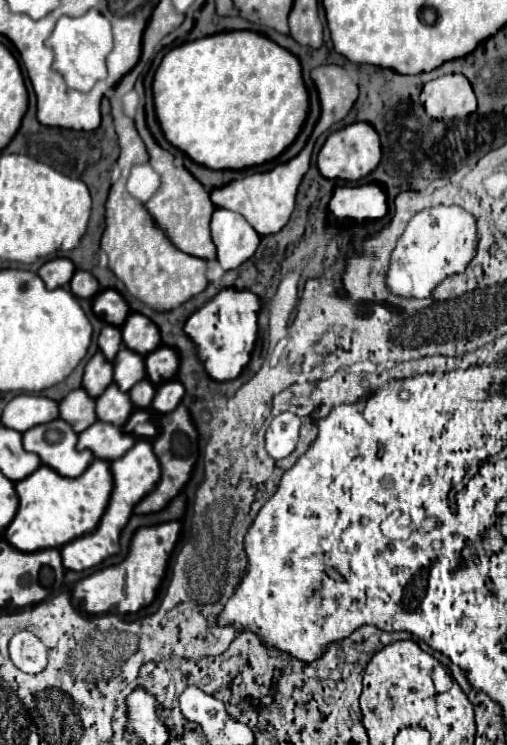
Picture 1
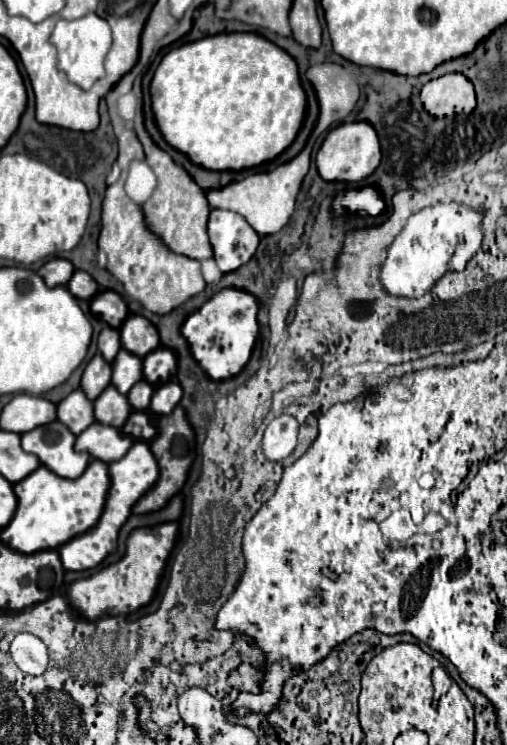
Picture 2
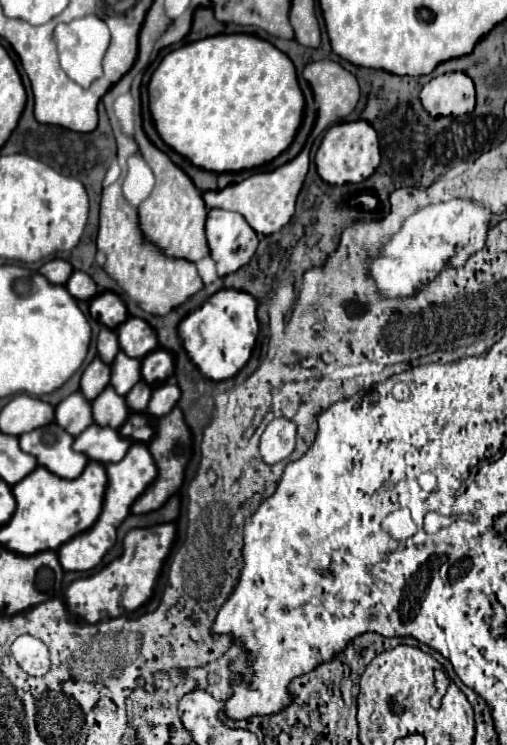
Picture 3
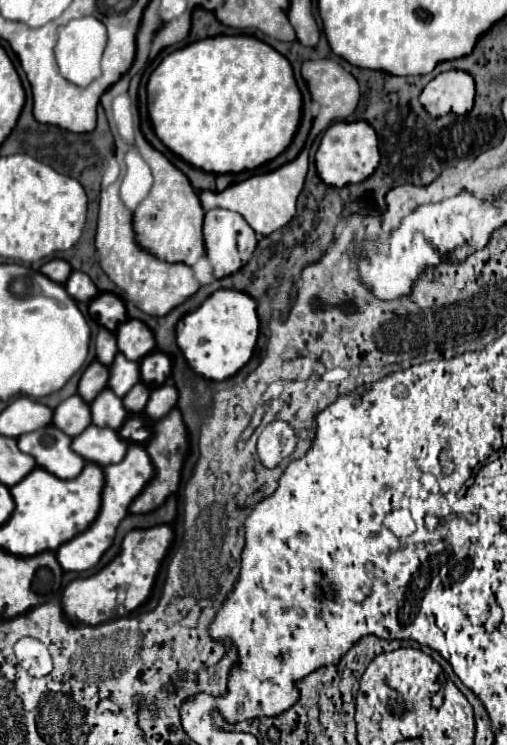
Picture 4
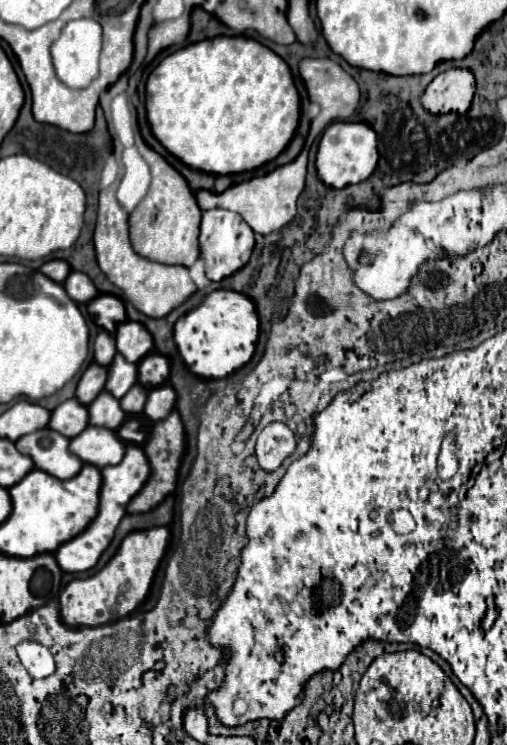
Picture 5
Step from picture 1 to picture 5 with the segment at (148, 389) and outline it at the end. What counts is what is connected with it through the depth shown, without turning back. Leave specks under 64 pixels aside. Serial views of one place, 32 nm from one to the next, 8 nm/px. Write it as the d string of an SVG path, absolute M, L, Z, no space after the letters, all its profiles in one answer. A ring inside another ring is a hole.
M134 384L120 402L122 402L122 408L126 414L140 414L146 398L148 398L146 388L140 388L140 384Z

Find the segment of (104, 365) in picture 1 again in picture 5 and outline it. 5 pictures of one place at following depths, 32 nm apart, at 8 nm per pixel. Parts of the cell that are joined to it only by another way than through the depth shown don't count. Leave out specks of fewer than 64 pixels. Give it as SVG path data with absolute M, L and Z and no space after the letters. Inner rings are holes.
M90 364L86 368L86 372L82 374L80 382L78 382L78 388L76 388L76 398L82 402L82 404L90 404L104 388L108 380L108 370L100 364Z

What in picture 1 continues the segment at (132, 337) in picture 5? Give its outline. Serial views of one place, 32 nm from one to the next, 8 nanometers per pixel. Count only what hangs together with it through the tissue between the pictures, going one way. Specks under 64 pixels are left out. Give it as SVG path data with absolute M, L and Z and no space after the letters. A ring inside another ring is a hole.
M132 312L128 316L128 320L122 326L122 338L130 350L142 356L160 346L160 330L156 328L156 324L152 324L152 320L148 320L140 312Z

